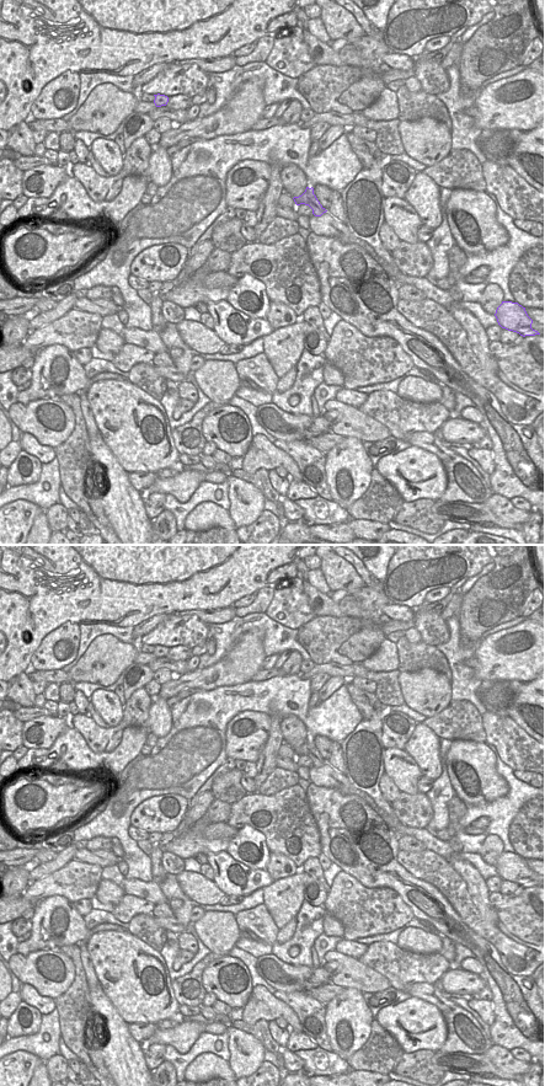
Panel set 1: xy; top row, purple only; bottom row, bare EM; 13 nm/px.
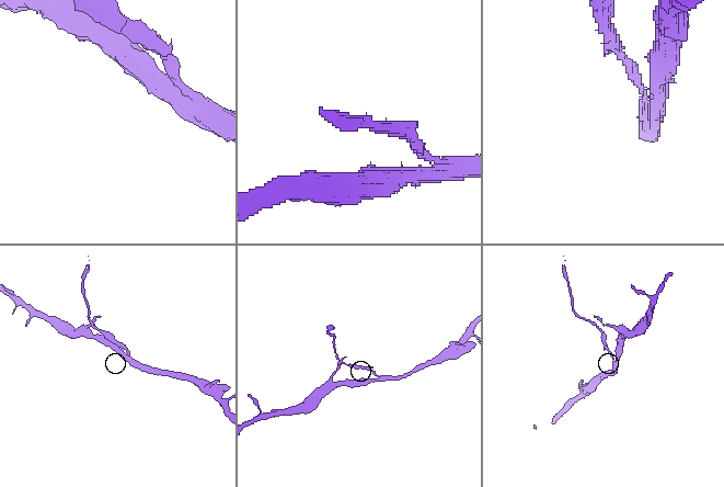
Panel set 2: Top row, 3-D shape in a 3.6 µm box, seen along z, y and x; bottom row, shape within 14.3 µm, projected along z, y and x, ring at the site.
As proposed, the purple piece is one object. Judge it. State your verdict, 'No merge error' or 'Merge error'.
Merge error.

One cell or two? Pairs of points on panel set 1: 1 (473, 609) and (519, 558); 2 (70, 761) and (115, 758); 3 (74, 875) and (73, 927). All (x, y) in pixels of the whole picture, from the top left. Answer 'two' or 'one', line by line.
1: one
2: one
3: two

